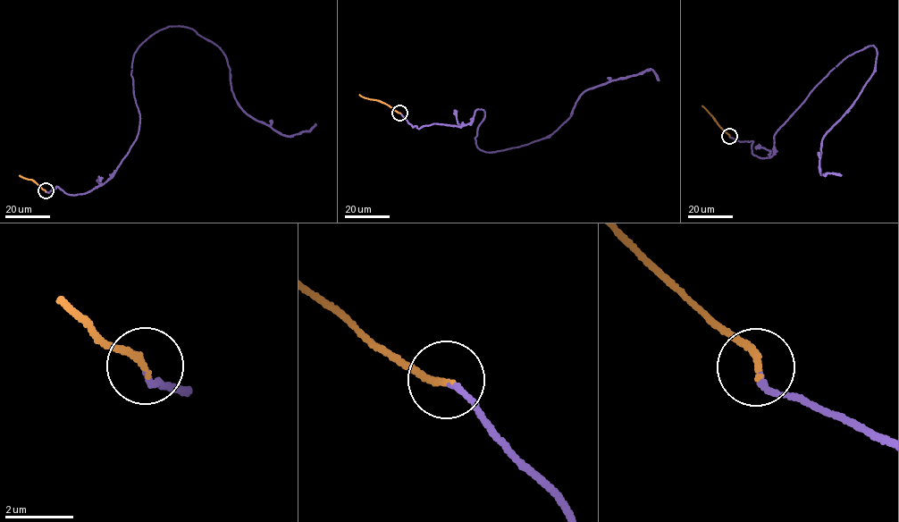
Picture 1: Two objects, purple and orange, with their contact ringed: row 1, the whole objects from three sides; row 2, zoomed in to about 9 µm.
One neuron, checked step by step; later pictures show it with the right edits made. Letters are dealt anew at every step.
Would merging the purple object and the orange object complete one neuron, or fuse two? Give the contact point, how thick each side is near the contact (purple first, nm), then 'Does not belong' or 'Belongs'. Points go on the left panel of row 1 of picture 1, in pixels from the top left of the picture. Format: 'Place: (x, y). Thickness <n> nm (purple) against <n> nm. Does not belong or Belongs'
Place: (46, 190). Thickness 170 nm (purple) against 220 nm. Belongs

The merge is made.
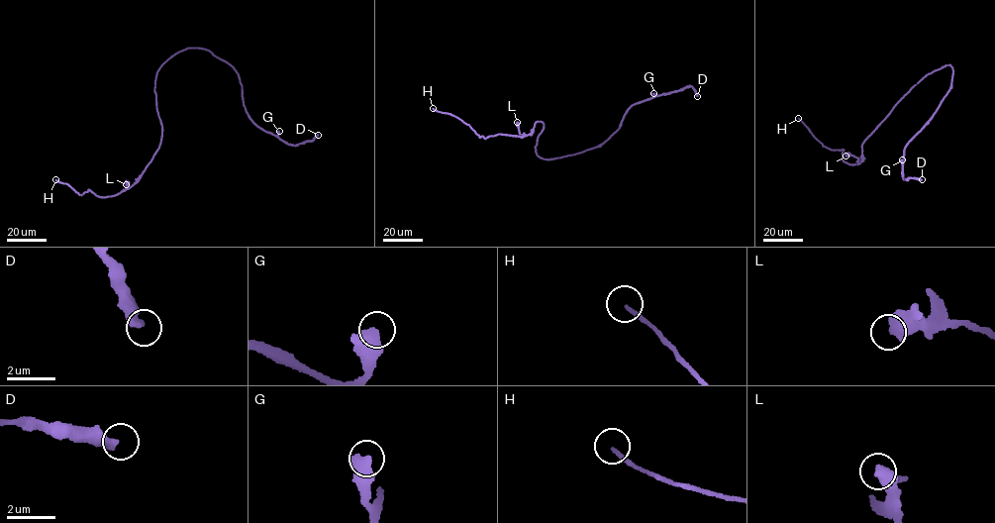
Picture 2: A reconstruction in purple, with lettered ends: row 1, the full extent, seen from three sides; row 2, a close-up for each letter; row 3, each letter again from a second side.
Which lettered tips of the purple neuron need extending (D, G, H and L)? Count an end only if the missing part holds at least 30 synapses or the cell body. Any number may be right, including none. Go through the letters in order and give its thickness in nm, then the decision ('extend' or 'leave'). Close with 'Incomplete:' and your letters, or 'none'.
D: 400 nm thick; leave
G: 600 nm thick; leave
H: 150 nm thick; leave
L: 500 nm thick; leave
Incomplete: none

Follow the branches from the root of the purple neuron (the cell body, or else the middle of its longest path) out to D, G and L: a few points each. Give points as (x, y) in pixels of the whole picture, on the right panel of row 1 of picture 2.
D: (925, 75), (949, 64), (953, 70), (950, 86), (937, 111), (905, 148), (903, 177), (922, 179)
G: (925, 75), (949, 64), (953, 70), (946, 94), (931, 119), (906, 145), (902, 159)
L: (925, 75), (864, 140), (860, 162), (856, 156), (845, 156)

